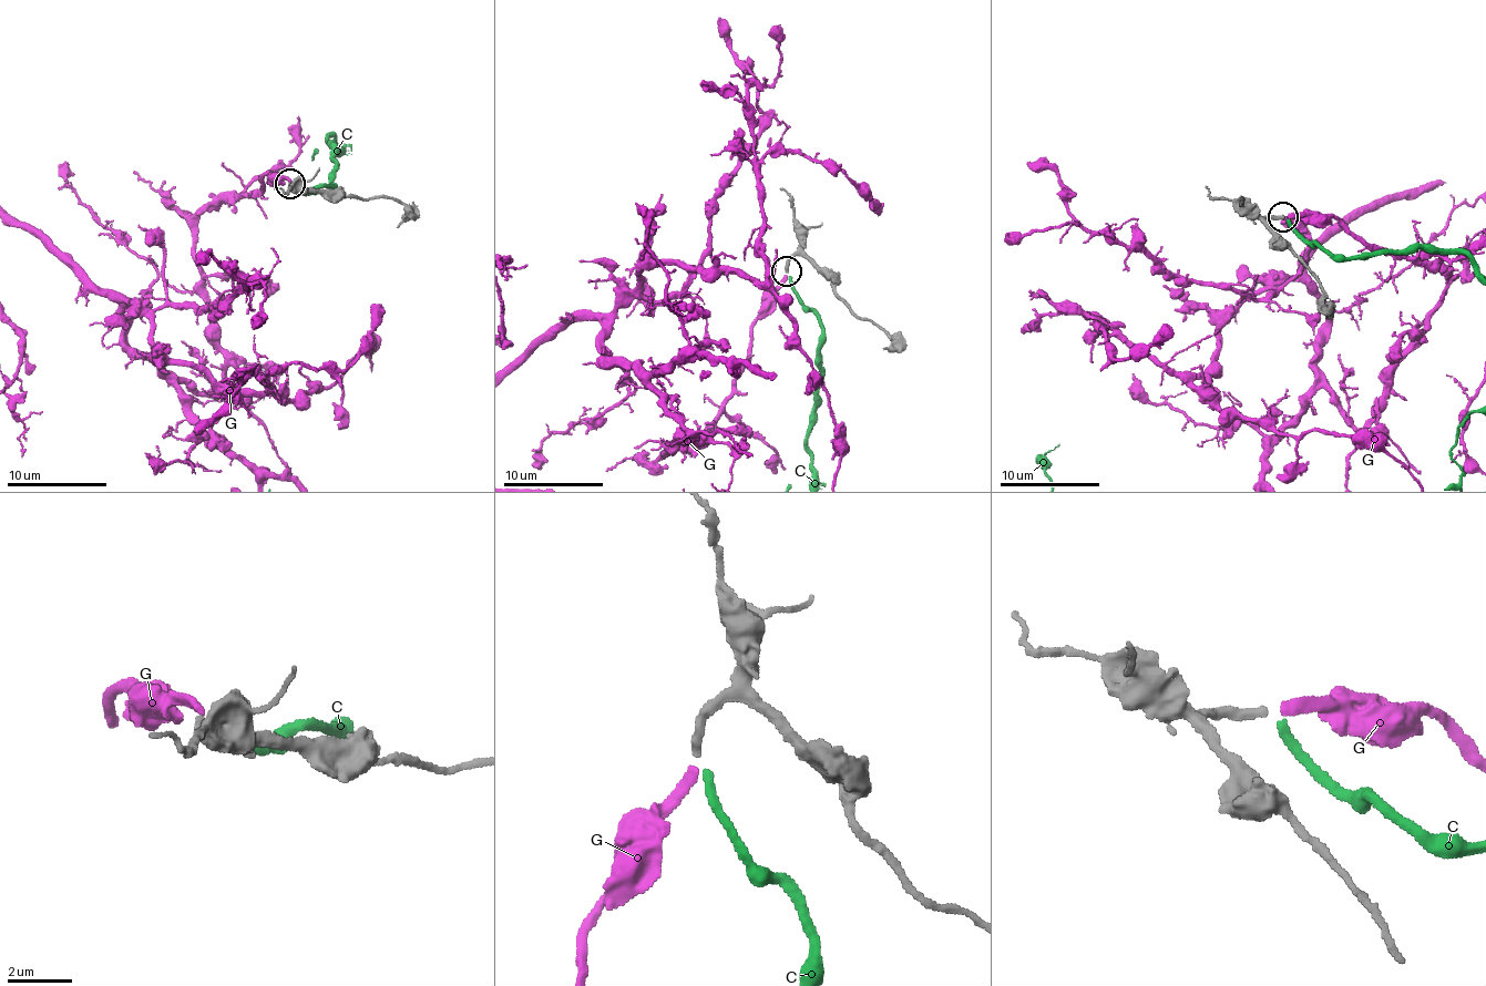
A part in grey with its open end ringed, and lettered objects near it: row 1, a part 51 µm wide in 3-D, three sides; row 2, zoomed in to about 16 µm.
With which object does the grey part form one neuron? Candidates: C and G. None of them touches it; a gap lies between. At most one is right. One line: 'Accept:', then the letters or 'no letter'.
Accept: G

